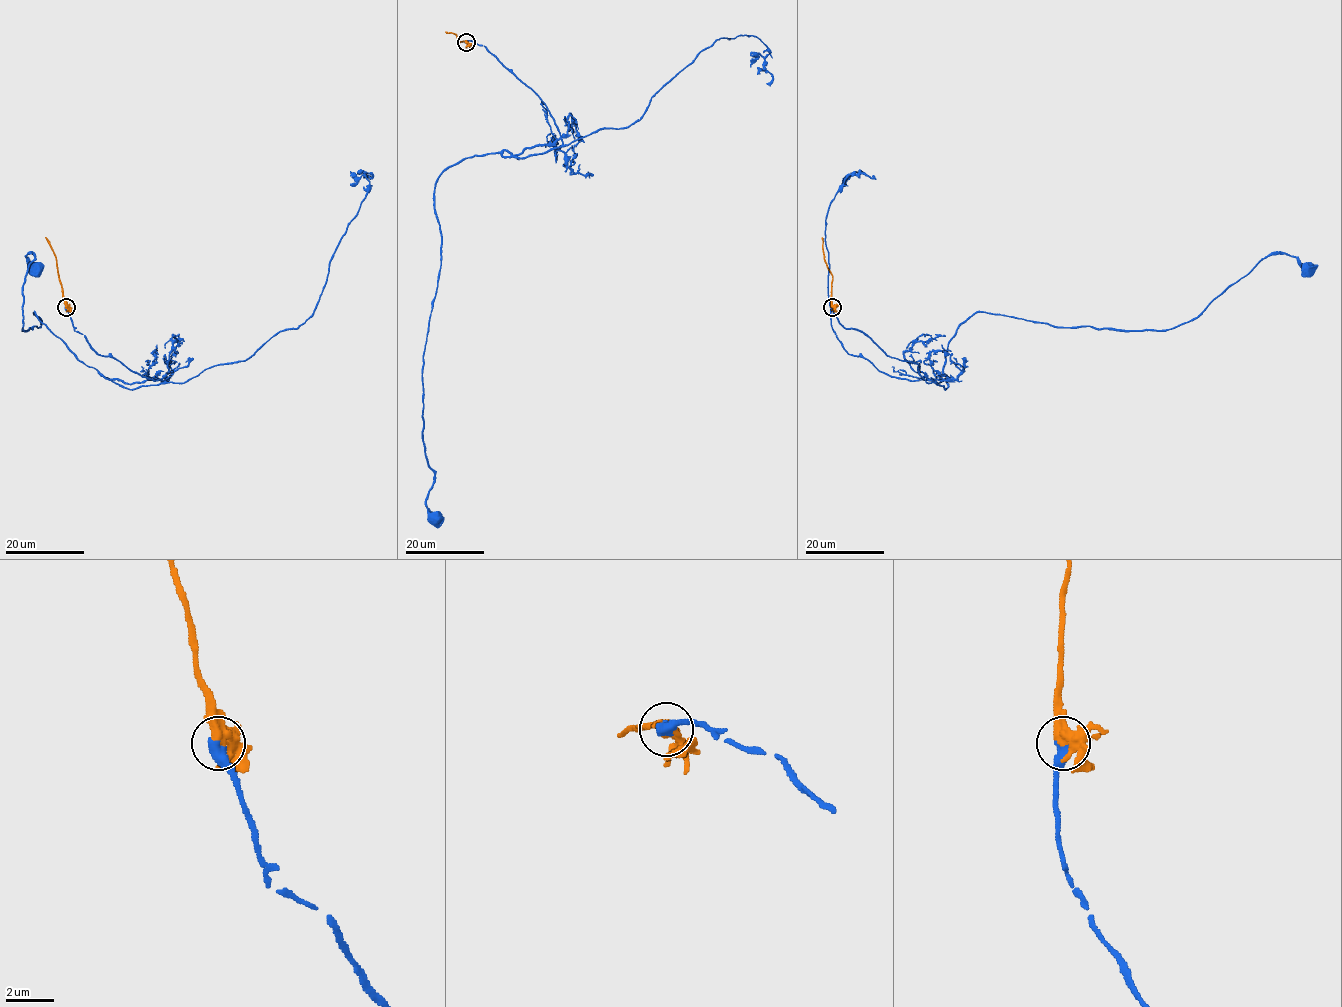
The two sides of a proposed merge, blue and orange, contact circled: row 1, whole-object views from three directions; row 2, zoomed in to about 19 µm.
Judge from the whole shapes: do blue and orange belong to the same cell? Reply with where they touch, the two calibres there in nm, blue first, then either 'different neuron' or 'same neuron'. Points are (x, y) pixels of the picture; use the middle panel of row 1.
at (466, 42); 500 nm thick on the blue side, 360 nm on the other; same neuron

